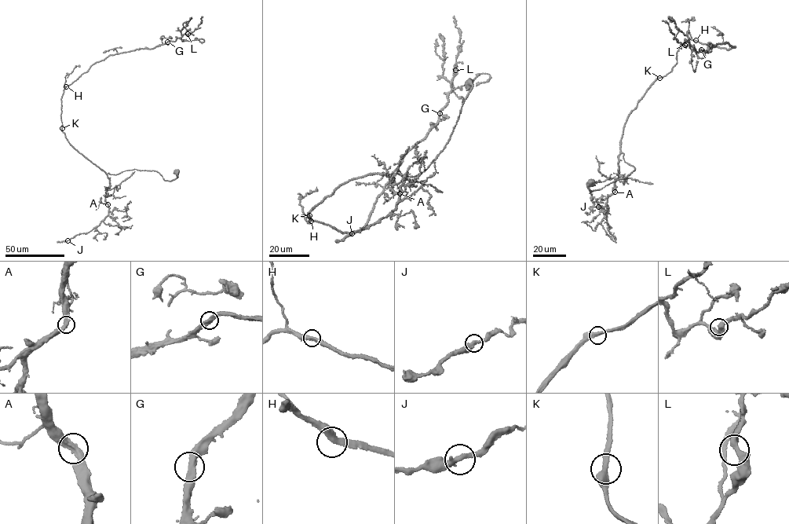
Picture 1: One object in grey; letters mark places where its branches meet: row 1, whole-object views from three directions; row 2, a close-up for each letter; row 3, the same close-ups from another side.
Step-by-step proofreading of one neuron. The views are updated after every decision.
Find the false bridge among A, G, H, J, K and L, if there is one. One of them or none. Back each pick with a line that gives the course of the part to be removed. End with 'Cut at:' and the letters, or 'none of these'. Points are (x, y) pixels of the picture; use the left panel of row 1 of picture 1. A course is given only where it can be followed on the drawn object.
Cut at: none of these

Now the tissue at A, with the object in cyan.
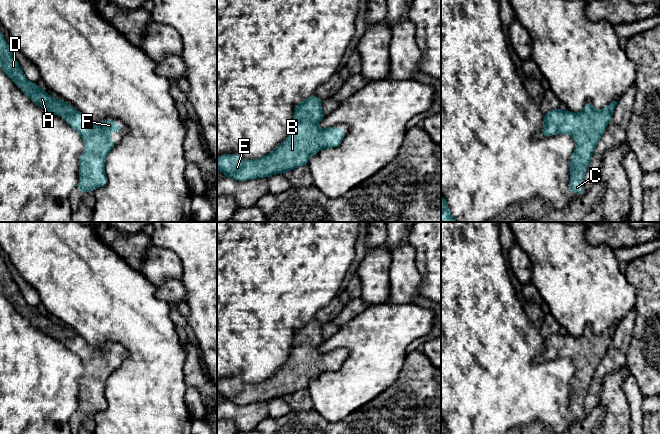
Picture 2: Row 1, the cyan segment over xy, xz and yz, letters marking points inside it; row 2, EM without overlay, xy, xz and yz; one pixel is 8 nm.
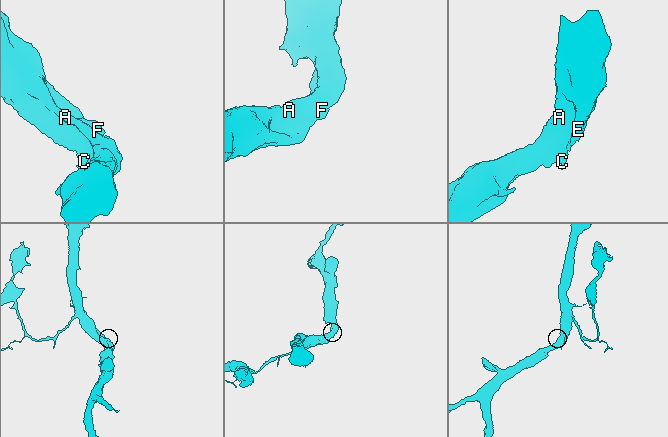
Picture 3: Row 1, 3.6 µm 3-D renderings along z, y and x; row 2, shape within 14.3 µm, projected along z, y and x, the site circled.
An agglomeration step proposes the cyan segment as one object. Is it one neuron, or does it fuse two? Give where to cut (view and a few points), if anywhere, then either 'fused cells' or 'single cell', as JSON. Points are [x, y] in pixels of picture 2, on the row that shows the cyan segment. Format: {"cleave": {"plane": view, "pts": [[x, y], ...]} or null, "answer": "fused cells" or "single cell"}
{"cleave": null, "answer": "single cell"}

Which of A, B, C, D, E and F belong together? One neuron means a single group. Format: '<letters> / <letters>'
A B C D E F

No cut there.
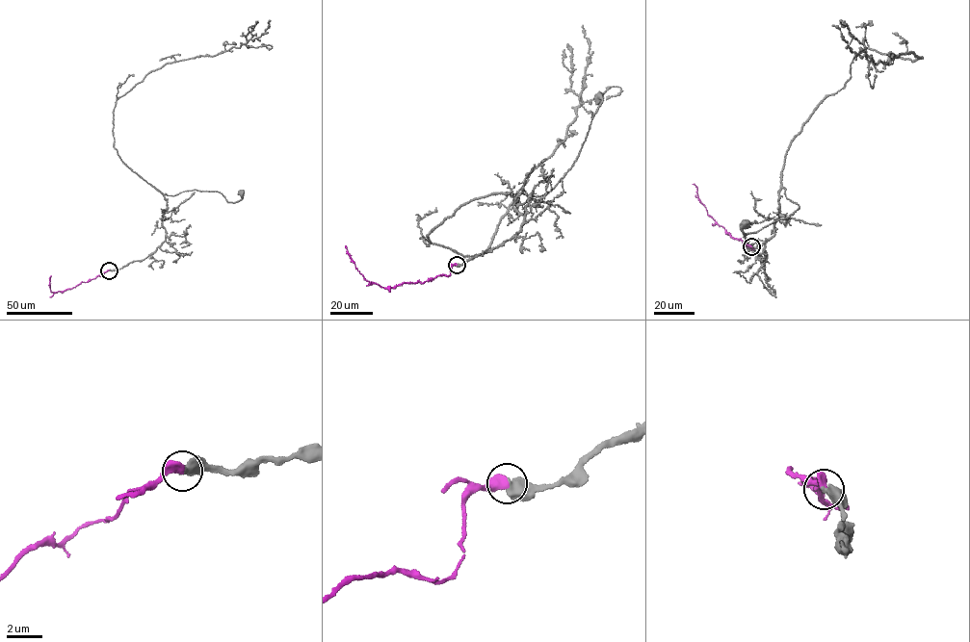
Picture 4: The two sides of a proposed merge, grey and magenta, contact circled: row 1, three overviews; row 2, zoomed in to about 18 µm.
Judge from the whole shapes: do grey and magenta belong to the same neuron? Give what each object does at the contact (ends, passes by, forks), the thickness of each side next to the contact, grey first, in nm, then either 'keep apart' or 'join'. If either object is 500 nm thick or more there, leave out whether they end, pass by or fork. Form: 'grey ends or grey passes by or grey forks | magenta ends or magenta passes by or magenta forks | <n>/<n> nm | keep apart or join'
600/500 nm | join

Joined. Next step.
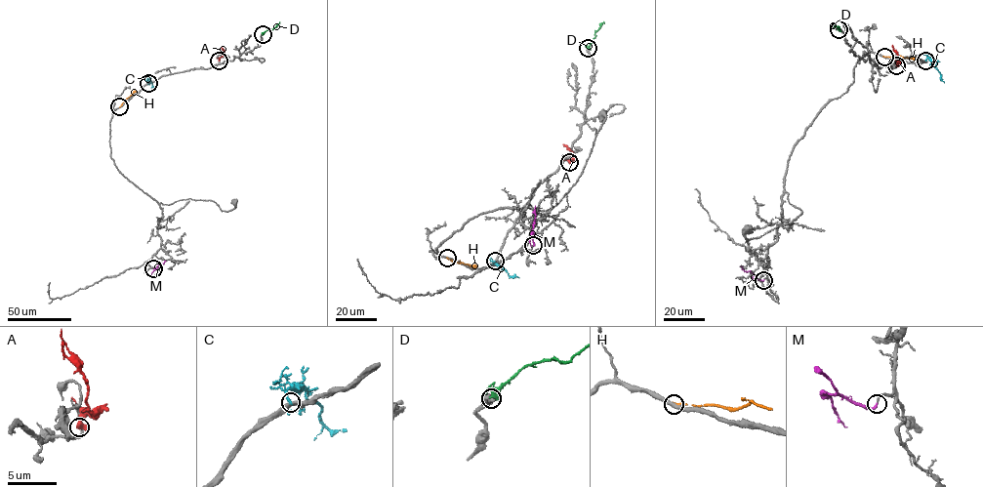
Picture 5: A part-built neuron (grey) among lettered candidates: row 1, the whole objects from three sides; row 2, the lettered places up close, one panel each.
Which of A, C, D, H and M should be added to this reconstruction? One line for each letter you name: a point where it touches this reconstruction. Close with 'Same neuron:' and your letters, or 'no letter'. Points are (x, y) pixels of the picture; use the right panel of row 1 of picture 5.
M: meets grey at (763, 280)
Same neuron: M

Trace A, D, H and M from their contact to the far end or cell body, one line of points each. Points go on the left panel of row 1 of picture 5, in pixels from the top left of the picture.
A: (219, 60), (225, 54), (222, 47)
D: (263, 34), (279, 22)
H: (119, 106), (136, 91)
M: (153, 268), (166, 261)

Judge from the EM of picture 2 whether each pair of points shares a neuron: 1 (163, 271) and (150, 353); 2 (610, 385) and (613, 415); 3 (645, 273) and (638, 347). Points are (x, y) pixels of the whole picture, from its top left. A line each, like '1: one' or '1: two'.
1: two
2: one
3: one

